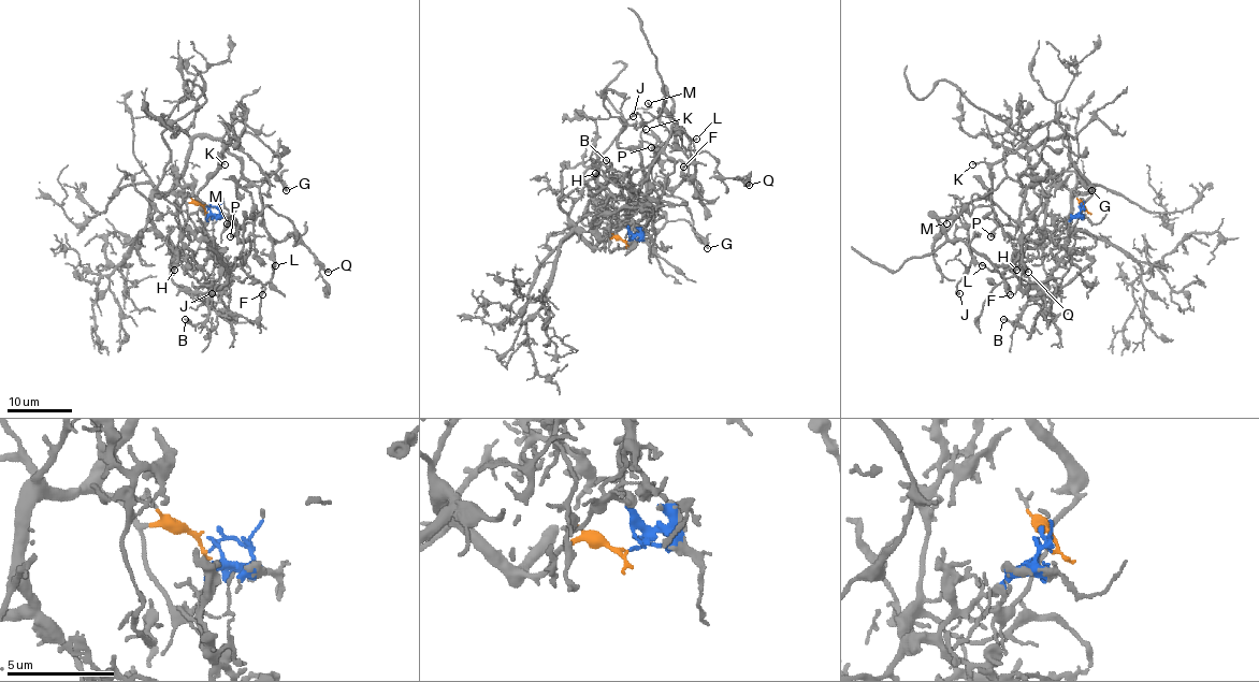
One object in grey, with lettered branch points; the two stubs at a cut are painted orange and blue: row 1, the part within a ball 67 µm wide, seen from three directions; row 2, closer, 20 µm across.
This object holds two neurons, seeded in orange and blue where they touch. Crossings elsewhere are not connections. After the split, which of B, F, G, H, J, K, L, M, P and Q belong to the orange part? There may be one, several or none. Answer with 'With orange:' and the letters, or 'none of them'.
With orange: F, G, J, K, L, M, P

